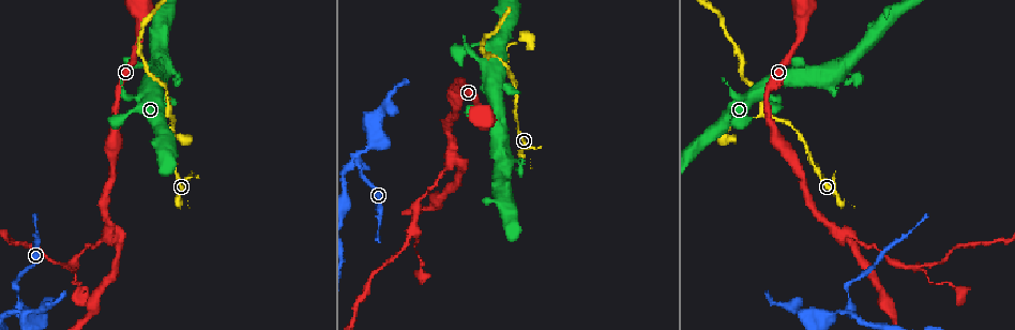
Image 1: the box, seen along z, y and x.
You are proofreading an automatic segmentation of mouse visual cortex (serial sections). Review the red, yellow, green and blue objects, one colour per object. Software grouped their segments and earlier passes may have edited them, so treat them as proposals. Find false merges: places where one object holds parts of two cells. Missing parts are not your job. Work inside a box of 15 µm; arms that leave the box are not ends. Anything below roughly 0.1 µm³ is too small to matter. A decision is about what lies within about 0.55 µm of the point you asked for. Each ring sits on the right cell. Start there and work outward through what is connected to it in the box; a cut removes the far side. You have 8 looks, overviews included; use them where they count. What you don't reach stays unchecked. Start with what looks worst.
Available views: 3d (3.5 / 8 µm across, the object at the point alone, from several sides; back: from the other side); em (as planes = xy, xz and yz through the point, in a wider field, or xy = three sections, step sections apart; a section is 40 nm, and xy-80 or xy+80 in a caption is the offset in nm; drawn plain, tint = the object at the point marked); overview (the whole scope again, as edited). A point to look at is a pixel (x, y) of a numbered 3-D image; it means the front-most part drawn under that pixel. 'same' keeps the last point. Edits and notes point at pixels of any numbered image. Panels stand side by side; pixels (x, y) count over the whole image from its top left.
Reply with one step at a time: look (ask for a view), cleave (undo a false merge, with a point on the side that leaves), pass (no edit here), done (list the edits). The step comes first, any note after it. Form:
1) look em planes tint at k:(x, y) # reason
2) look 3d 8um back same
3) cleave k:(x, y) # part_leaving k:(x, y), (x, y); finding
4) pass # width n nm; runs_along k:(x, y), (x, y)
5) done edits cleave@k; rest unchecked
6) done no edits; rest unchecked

look 3d 3.5um at 1:(452, 162) # three-way junction

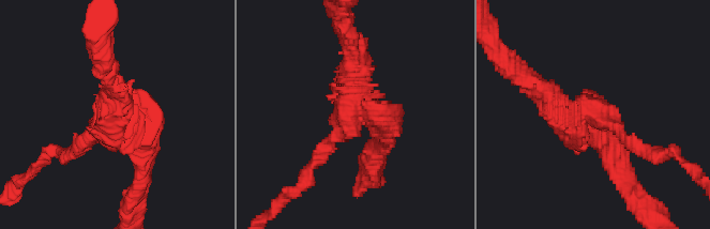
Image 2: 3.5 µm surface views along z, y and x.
look em xy step 3 tint at 2:(589, 112)

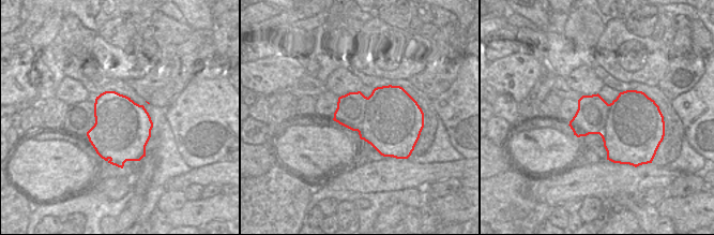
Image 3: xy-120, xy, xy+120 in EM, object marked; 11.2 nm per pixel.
cleave 2:(331, 148) # a second cell is stuck on

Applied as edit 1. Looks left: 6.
look overview

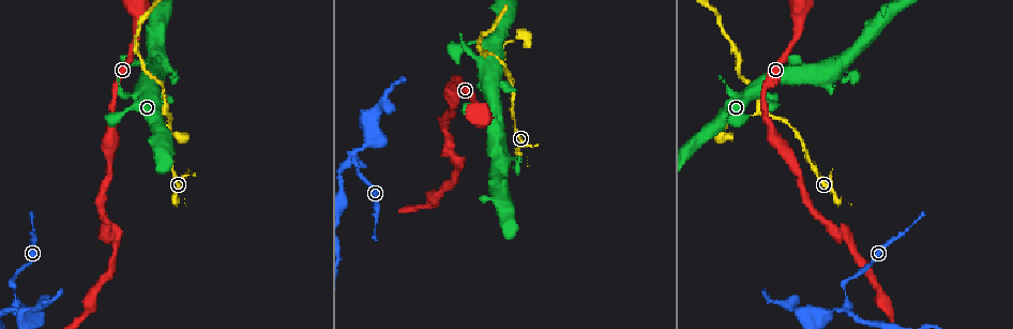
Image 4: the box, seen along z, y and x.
look 3d 8um at 4:(845, 309) # thin neck

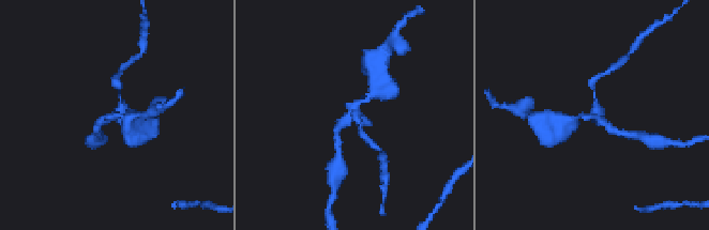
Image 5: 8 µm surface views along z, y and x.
look 3d 3.5um at 5:(117, 114) # closer look

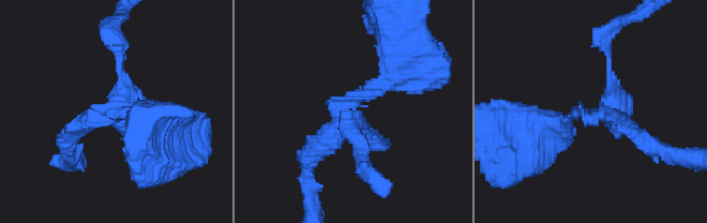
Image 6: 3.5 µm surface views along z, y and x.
look em xy step 3 tint at 6:(608, 110) # arms 3; arm_widths 100, 150, 200 nm; need the tissue

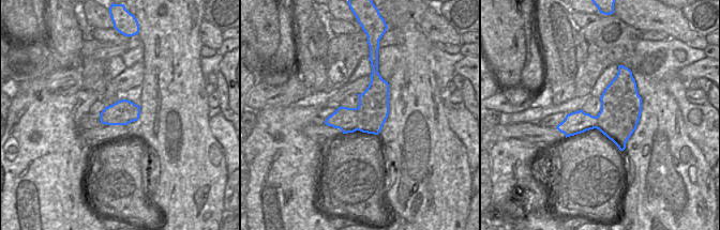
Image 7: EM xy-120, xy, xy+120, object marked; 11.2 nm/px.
cleave 6:(71, 128) # part_leaving 6:(602, 112), (528, 125); two cells meet here

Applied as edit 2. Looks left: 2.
look 3d 3.5um at 4:(509, 76) # arms part here

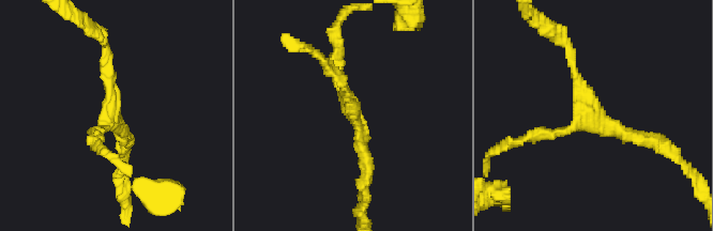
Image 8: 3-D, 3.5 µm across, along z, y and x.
look em planes tint at 8:(352, 115) # arms 3; arm_widths 150, 150, 200 nm

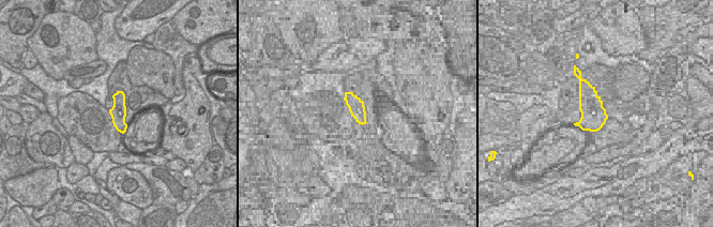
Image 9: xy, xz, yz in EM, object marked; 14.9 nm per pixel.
pass # width 240 nm; runs_along 8:(654, 140), (598, 121), (574, 72), (572, 48); continuous, no second cell

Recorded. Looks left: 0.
done edits cleave@2, cleave@6; rest unchecked

